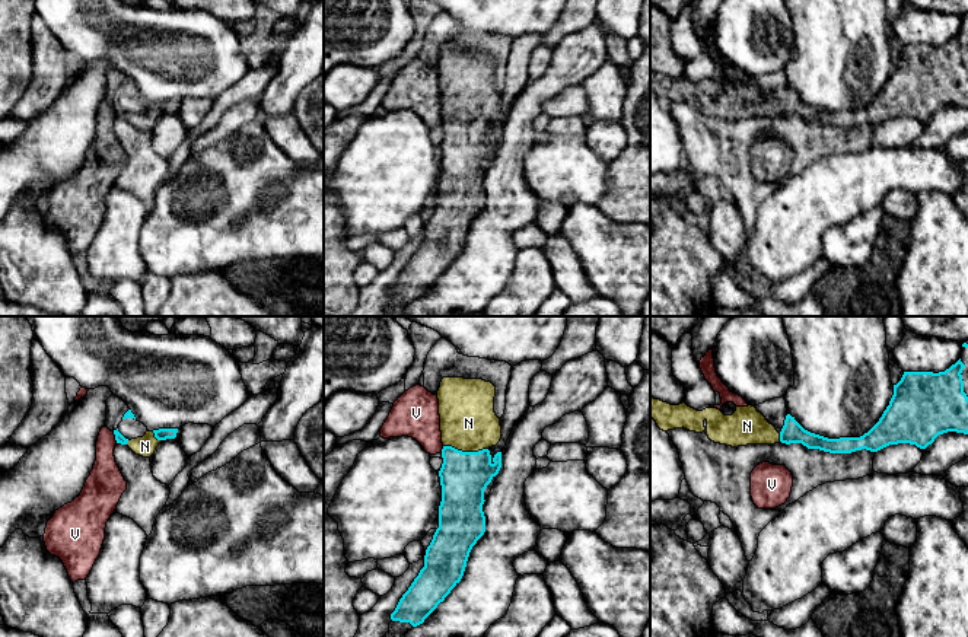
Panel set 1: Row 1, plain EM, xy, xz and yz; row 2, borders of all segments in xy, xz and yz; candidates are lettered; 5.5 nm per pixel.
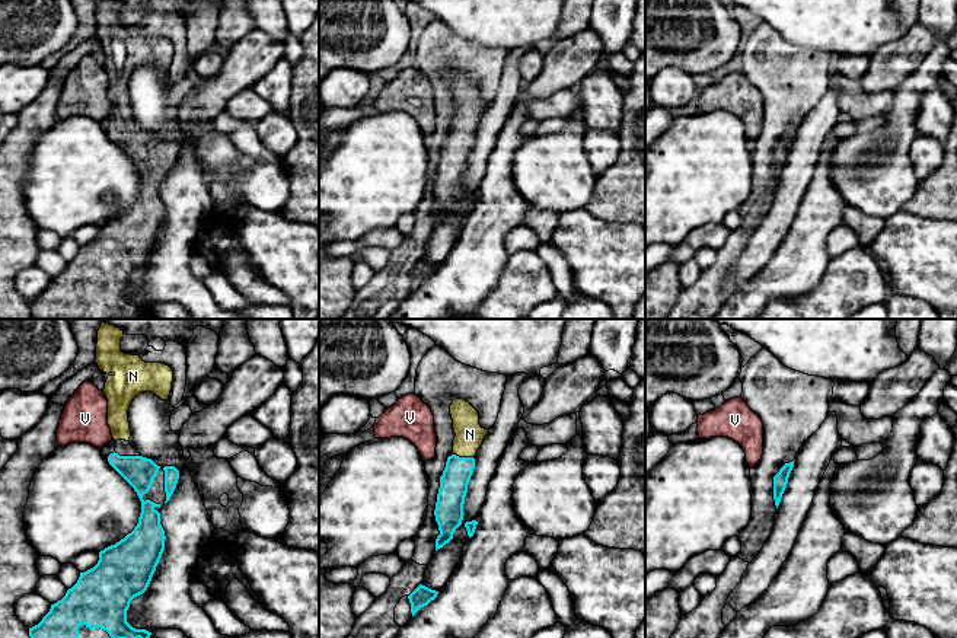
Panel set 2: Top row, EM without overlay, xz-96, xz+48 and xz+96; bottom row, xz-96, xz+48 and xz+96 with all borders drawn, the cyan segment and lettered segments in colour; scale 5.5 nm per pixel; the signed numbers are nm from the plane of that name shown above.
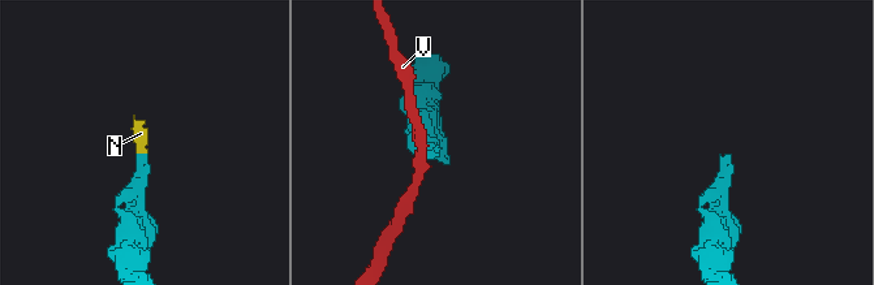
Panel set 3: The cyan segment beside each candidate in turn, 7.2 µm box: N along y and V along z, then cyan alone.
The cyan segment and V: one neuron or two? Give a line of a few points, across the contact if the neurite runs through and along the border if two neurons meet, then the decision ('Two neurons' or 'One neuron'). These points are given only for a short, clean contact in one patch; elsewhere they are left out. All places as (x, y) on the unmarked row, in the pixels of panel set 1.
Line: xy (112, 105), (117, 115). Two neurons

